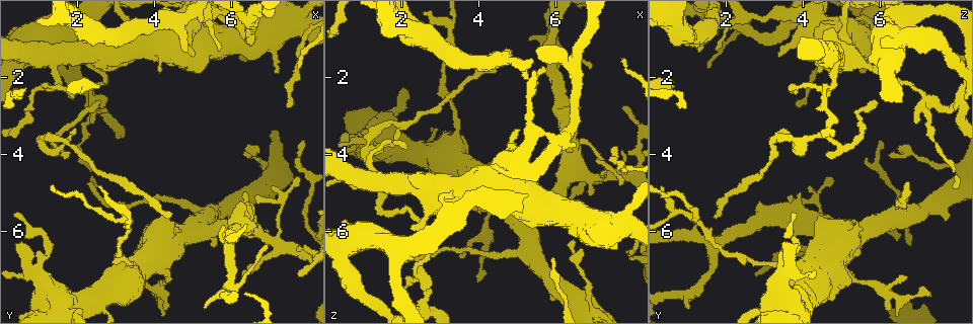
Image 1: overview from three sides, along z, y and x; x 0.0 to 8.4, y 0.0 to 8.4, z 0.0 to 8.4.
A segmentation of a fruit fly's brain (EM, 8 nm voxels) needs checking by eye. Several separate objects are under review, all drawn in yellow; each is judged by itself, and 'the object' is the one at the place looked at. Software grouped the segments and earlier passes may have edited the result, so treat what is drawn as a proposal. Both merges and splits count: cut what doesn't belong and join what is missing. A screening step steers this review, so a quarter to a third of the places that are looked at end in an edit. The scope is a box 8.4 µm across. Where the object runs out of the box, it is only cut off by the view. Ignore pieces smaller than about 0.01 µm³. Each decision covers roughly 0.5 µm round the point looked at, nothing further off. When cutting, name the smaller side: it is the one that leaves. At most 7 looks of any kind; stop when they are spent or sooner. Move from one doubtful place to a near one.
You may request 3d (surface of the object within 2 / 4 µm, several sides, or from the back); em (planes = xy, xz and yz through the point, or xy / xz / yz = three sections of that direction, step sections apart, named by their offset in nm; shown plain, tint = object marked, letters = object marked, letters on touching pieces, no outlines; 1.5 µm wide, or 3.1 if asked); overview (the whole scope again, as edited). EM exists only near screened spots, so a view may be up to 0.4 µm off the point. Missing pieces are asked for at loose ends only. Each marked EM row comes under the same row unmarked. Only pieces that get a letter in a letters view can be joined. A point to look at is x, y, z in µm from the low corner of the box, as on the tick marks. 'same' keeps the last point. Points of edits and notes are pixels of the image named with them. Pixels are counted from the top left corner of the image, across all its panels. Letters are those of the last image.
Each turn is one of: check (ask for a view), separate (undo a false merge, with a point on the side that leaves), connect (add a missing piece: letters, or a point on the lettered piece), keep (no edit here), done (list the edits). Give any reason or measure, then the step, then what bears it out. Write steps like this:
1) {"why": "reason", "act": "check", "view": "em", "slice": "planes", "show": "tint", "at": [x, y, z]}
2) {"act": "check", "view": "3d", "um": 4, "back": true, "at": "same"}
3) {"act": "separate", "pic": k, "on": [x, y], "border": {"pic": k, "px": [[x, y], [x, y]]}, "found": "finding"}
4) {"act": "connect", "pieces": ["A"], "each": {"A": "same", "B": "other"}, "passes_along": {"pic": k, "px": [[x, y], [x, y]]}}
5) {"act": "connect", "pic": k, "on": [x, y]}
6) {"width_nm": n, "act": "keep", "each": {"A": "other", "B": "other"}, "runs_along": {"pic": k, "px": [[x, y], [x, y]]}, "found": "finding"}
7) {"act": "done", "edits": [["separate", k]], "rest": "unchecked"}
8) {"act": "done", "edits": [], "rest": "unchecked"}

{"why": "an open end", "act": "check", "view": "3d", "um": 2, "at": [6.30, 7.10, 5.40]}

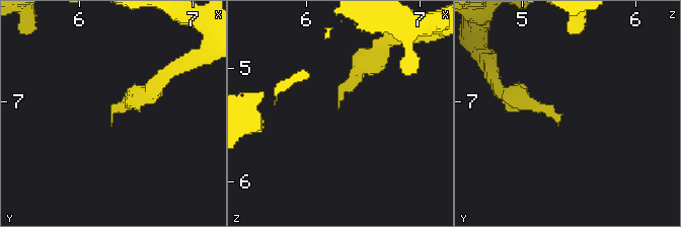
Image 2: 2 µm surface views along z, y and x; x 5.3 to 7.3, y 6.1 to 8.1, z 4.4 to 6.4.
{"act": "check", "view": "em", "slice": "xz", "step": 4, "show": "tint", "at": [6.28, 7.14, 5.36]}

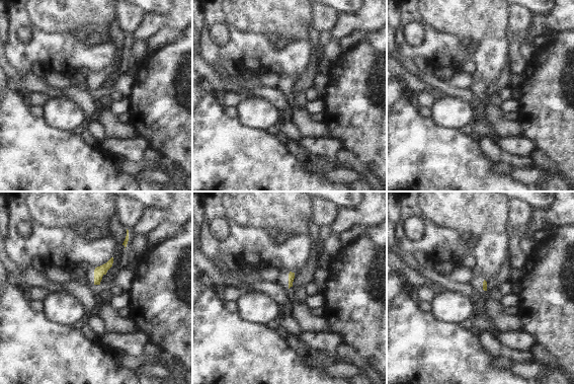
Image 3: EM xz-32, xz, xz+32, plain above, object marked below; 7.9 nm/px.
{"why": "another direction", "act": "check", "view": "em", "slice": "xy", "step": 4, "show": "letters", "at": "same"}

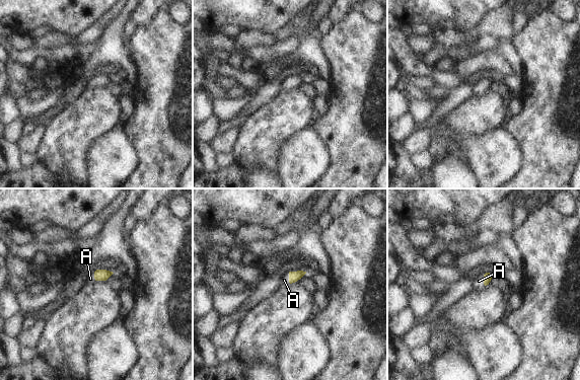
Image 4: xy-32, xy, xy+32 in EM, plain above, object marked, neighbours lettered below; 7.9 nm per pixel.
{"act": "connect", "pieces": ["A"], "each": {"A": "same"}, "passes_along": {"pic": 4, "px": [[487, 277], [484, 278], [479, 281]]}, "found": "the cell continues"}

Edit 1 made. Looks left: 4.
{"act": "check", "view": "overview"}

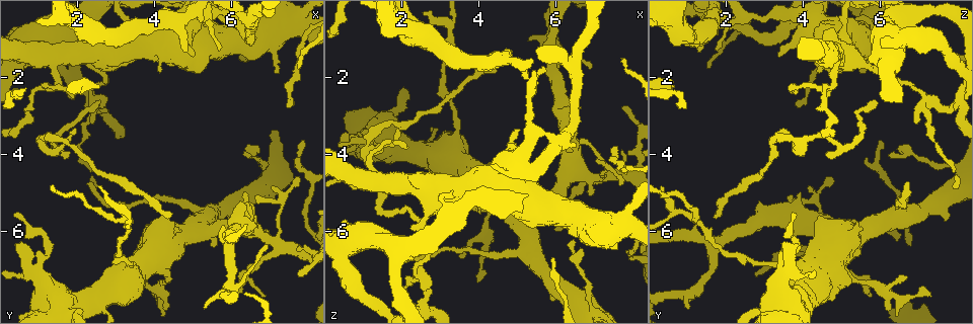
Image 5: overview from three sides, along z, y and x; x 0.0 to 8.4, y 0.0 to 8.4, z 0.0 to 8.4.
{"why": "branch stops here", "act": "check", "view": "3d", "um": 4, "at": [4.40, 5.55, 1.70]}

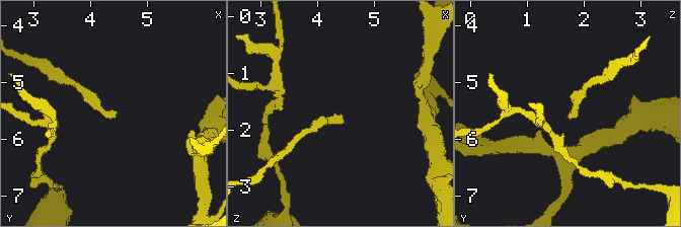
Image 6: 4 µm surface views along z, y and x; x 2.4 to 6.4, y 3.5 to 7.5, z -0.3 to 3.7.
{"why": "now the EM", "act": "check", "view": "em", "slice": "xz", "step": 8, "show": "letters", "at": [4.40, 5.60, 1.75]}

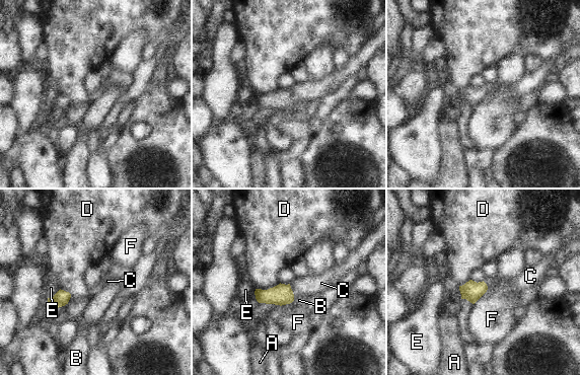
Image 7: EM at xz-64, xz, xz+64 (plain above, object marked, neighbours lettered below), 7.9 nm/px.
{"why": "another direction", "act": "check", "view": "em", "slice": "planes", "show": "letters", "at": "same"}

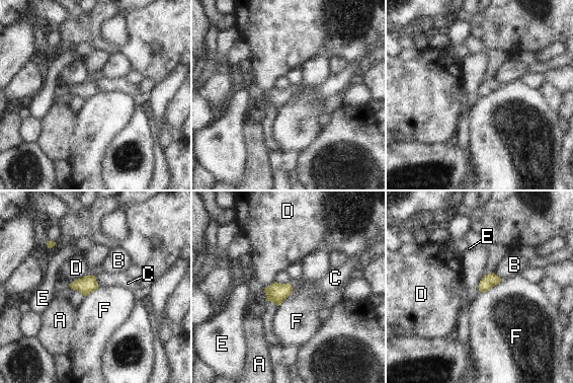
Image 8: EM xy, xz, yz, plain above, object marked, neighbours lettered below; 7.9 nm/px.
{"act": "connect", "pieces": ["C"], "each": {"A": "other", "B": "other", "C": "same", "D": "other", "E": "other", "F": "other"}, "passes_along": {"pic": 8, "px": [[88, 284], [96, 282], [104, 280]]}, "found": "the cell continues"}

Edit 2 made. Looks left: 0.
{"act": "done", "edits": [["connect", 4], ["connect", 8]], "rest": "unchecked"}

